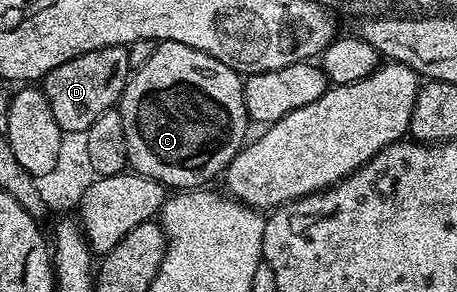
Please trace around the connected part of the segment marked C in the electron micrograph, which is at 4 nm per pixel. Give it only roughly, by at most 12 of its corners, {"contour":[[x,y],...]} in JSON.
{"contour":[[172,40],[117,105],[128,165],[199,190],[248,139],[244,77]]}

